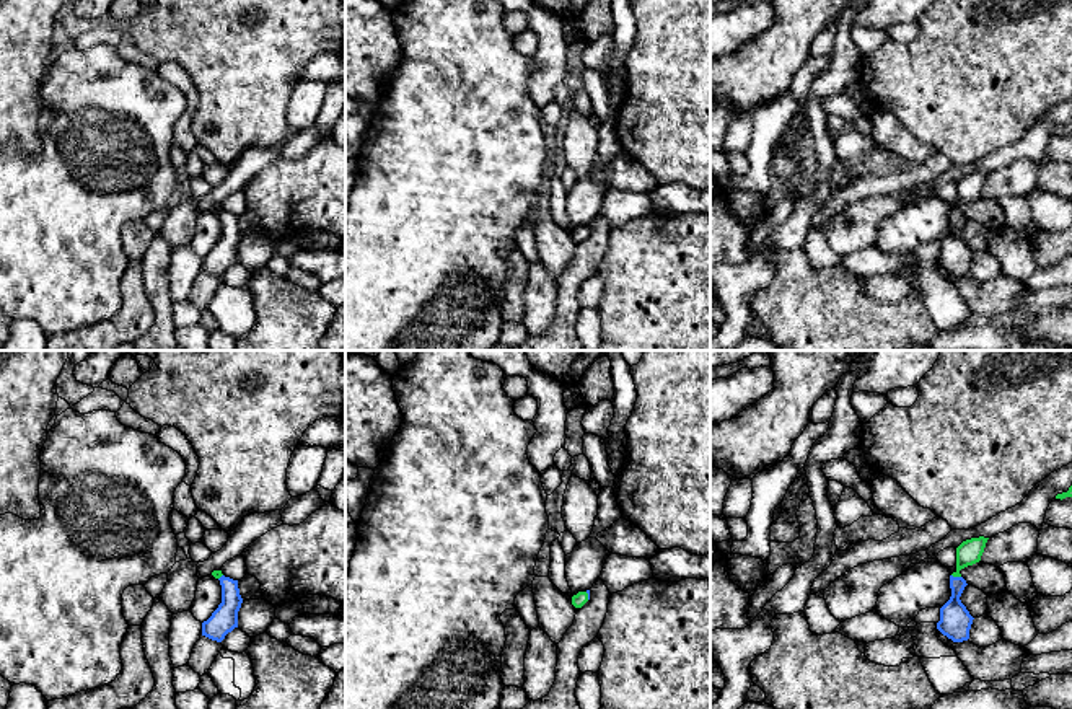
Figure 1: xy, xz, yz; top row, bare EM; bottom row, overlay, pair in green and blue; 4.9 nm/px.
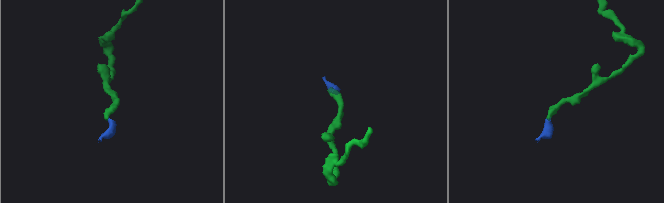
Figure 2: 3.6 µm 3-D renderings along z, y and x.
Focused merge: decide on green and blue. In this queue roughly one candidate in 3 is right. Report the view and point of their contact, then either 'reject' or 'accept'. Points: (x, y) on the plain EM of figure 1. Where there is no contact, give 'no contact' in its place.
yz (957, 211) | accept

